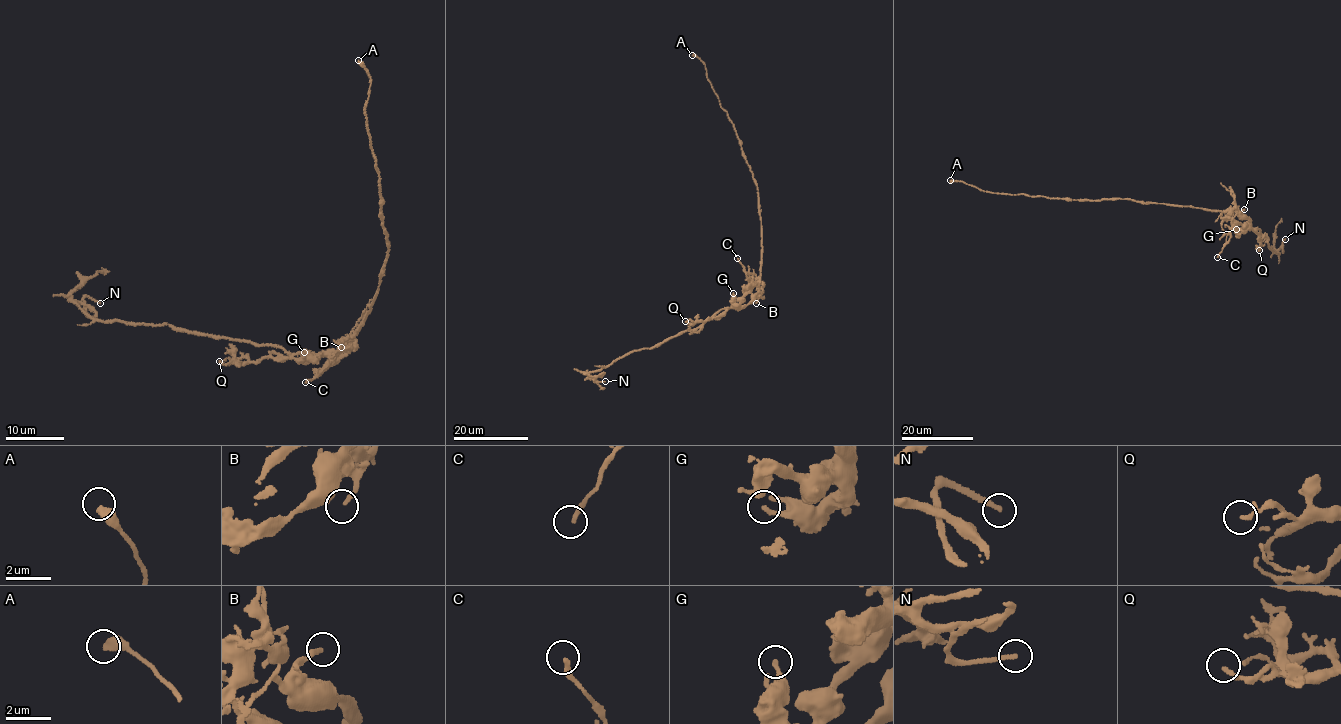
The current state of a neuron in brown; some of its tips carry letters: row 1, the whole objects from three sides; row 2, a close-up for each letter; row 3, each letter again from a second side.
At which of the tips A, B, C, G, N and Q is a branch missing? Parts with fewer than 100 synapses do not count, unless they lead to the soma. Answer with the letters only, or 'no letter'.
N

